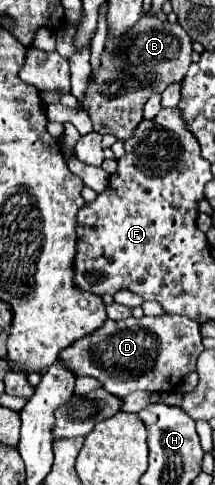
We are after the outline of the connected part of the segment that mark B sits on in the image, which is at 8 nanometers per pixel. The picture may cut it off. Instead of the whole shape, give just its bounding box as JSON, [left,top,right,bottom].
[83,17,191,141]

